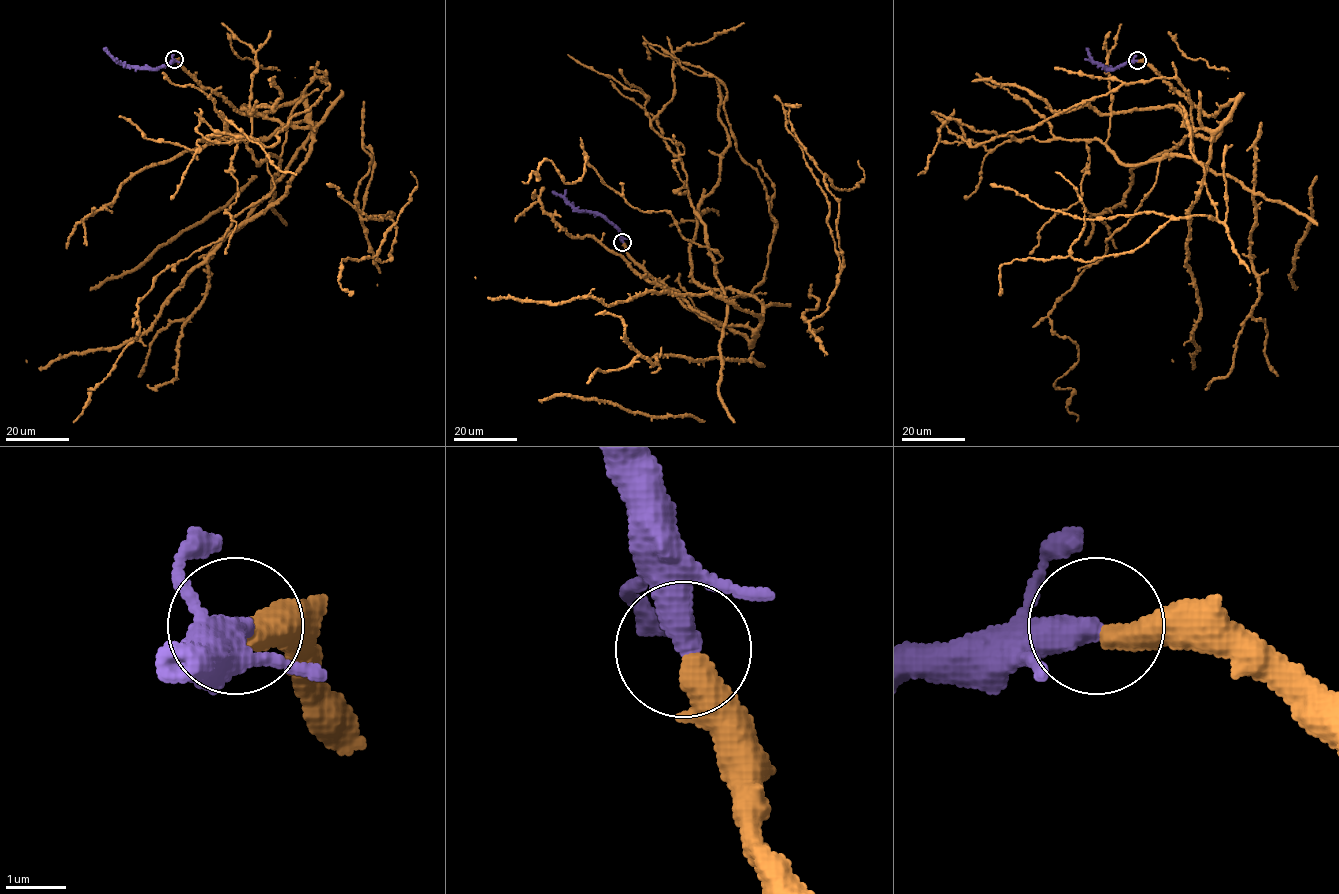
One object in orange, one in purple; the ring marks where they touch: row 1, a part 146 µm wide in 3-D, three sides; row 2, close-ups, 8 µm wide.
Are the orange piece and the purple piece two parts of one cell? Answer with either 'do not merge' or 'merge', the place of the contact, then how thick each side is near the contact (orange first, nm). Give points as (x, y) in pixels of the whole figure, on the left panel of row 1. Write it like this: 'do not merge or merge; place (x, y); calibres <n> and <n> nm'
merge; place (174, 59); calibres 480 and 480 nm

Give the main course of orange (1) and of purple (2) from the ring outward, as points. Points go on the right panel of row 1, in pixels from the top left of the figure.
1: (1137, 60), (1232, 113), (1114, 112), (1106, 147), (1194, 156), (1175, 78), (973, 147), (940, 140), (954, 109)
2: (1137, 60), (1112, 69), (1104, 69), (1091, 58), (1086, 48)

